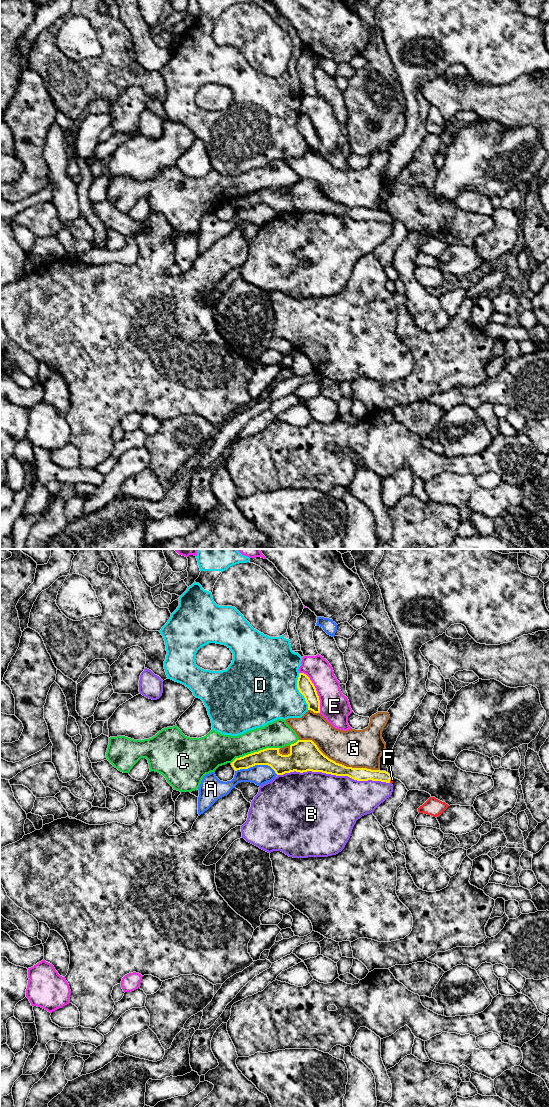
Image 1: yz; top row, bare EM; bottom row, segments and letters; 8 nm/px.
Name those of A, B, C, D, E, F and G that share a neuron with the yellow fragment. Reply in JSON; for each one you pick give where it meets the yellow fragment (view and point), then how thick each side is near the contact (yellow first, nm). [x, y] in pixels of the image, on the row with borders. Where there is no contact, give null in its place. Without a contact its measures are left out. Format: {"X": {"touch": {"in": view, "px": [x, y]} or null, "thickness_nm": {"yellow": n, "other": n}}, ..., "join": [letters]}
{"F": {"touch": {"in": "yz", "px": [390, 779]}, "thickness_nm": {"yellow": 110, "other": 30}}, "join": ["F"]}

